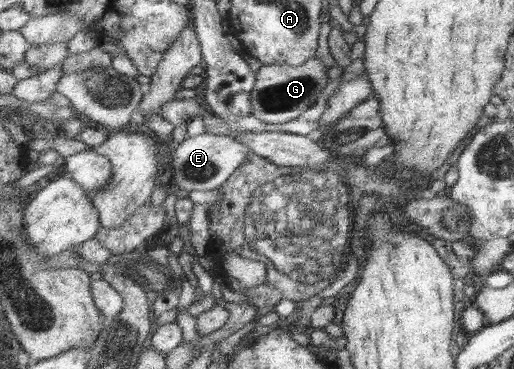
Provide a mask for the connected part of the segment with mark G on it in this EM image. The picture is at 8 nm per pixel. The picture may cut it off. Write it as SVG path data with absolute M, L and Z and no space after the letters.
M317 57L305 62L305 66L289 64L262 65L257 71L257 82L251 93L253 116L267 124L287 124L311 108L321 96L323 89L329 84L328 66Z

